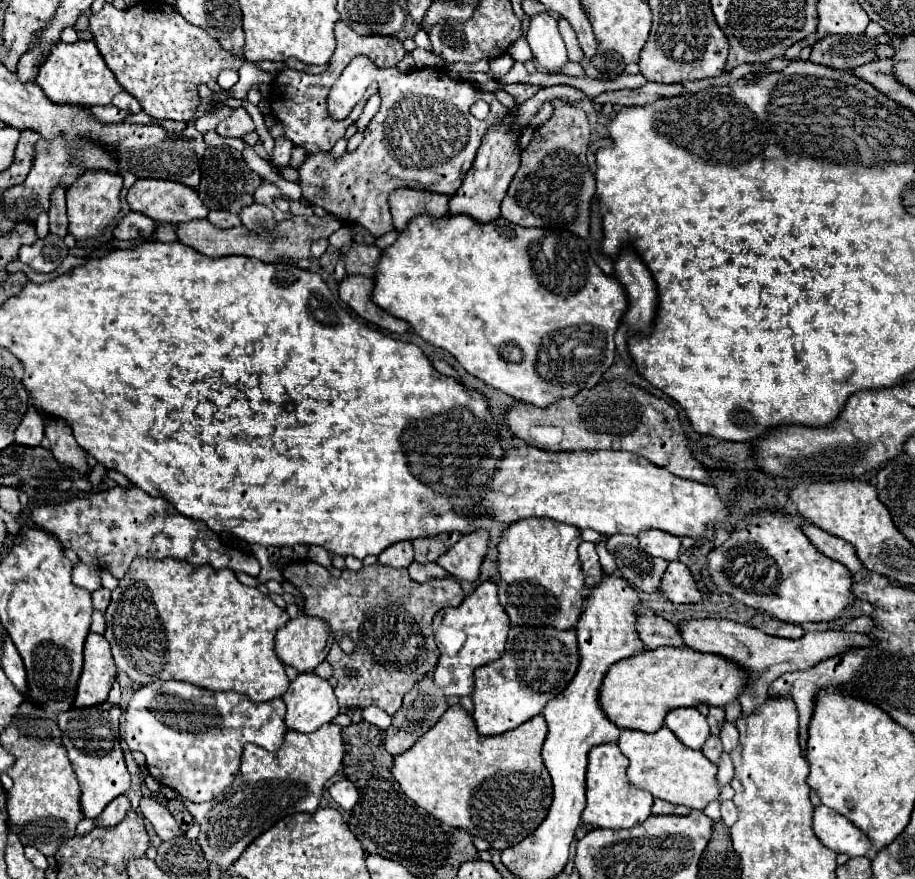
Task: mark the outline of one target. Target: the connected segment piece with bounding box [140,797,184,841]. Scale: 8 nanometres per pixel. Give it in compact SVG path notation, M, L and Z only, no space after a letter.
M144 797L140 801L140 813L152 823L154 831L160 835L162 841L172 841L172 839L178 839L182 837L182 829L180 825L176 823L176 819L170 815L168 807L152 797Z

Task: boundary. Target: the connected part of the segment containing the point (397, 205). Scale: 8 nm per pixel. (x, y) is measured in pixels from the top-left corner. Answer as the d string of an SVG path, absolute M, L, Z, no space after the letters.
M398 189L388 199L398 231L404 231L410 221L420 215L428 215L432 219L444 217L448 213L448 201L448 195L436 195L418 189Z

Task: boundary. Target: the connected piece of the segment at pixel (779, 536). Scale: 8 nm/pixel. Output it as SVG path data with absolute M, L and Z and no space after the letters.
M758 511L746 529L730 533L730 539L708 555L712 581L736 601L780 621L802 625L842 619L844 611L856 603L852 573L810 543L800 529L802 521L800 515Z

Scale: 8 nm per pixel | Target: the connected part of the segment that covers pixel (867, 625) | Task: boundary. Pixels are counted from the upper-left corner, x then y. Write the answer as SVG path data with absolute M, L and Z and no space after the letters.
M860 616L848 622L844 626L836 628L836 630L868 633L872 630L873 627L873 620L869 616Z

